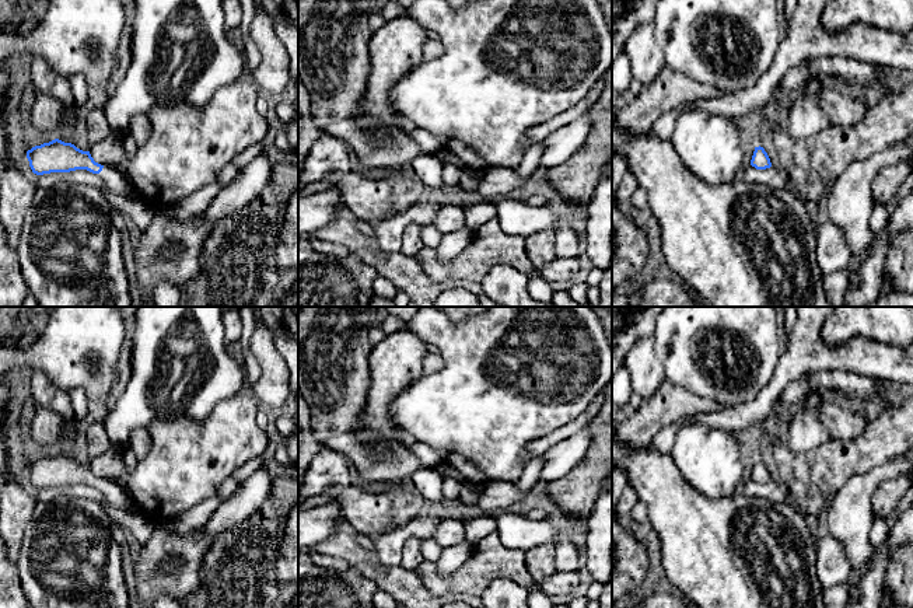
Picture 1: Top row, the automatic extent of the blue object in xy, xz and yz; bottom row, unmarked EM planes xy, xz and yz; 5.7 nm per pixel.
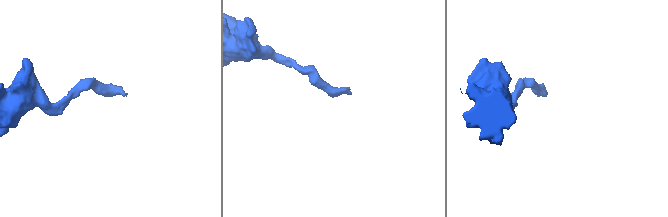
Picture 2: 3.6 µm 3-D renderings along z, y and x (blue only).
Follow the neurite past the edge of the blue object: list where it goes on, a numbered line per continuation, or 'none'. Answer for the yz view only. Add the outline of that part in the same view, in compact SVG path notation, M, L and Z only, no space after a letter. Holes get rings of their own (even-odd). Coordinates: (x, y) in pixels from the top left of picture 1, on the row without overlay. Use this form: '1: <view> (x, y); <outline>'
none

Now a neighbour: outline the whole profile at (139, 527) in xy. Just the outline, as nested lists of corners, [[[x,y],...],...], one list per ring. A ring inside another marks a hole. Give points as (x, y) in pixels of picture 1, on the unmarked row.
[[[87,483],[38,489],[35,499],[36,502],[43,503],[52,503],[57,499],[87,499],[97,502],[104,507],[111,521],[116,525],[120,525],[129,534],[132,545],[134,546],[147,542],[155,528],[155,523],[139,511],[129,513],[115,509],[108,503],[98,488],[92,488]]]

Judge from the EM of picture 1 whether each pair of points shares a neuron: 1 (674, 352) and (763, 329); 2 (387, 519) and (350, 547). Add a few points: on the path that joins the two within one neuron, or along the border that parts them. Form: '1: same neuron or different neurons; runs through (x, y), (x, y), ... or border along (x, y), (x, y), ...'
1: same neuron; runs through (696, 348), (721, 342), (733, 329), (741, 329)
2: different neurons; border along (342, 516), (356, 530), (371, 537)

